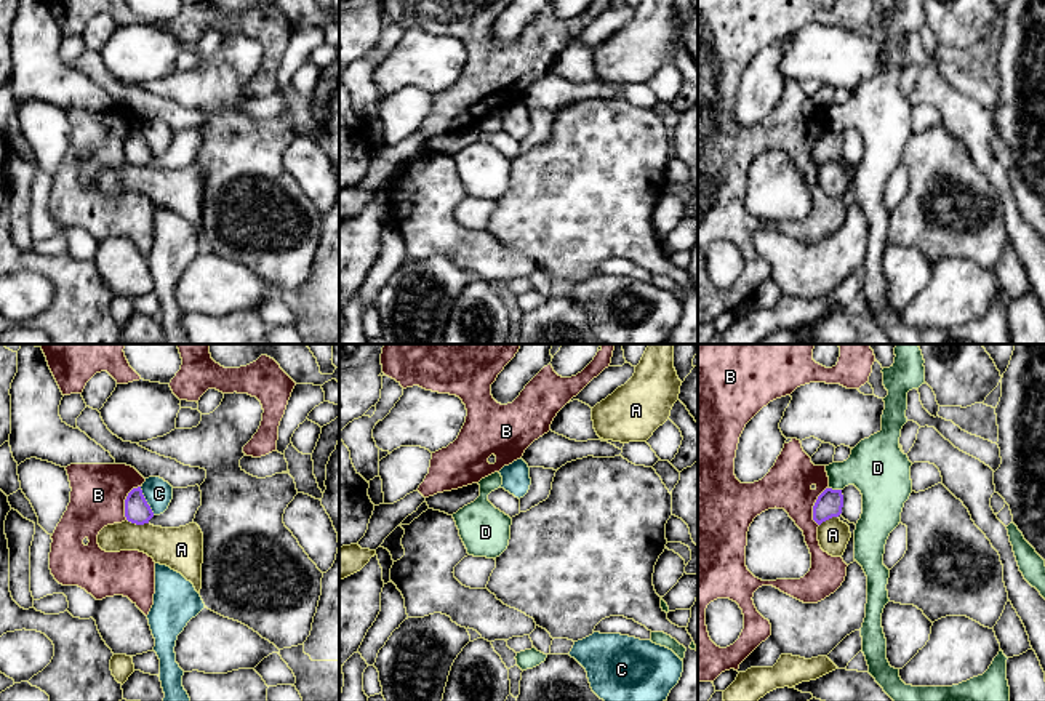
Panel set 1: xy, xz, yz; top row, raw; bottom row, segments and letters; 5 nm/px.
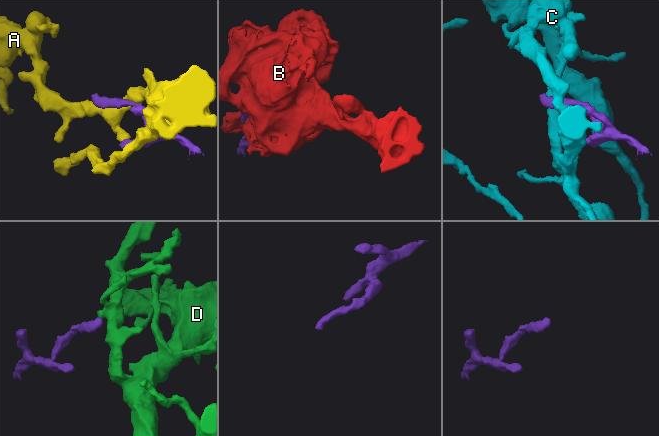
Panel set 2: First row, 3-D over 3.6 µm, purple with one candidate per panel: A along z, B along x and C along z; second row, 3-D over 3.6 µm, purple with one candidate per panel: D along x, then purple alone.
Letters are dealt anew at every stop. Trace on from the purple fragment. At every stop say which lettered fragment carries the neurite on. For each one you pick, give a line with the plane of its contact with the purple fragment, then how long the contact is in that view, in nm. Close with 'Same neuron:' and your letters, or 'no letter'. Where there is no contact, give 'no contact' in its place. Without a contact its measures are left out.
Same neuron: no letter

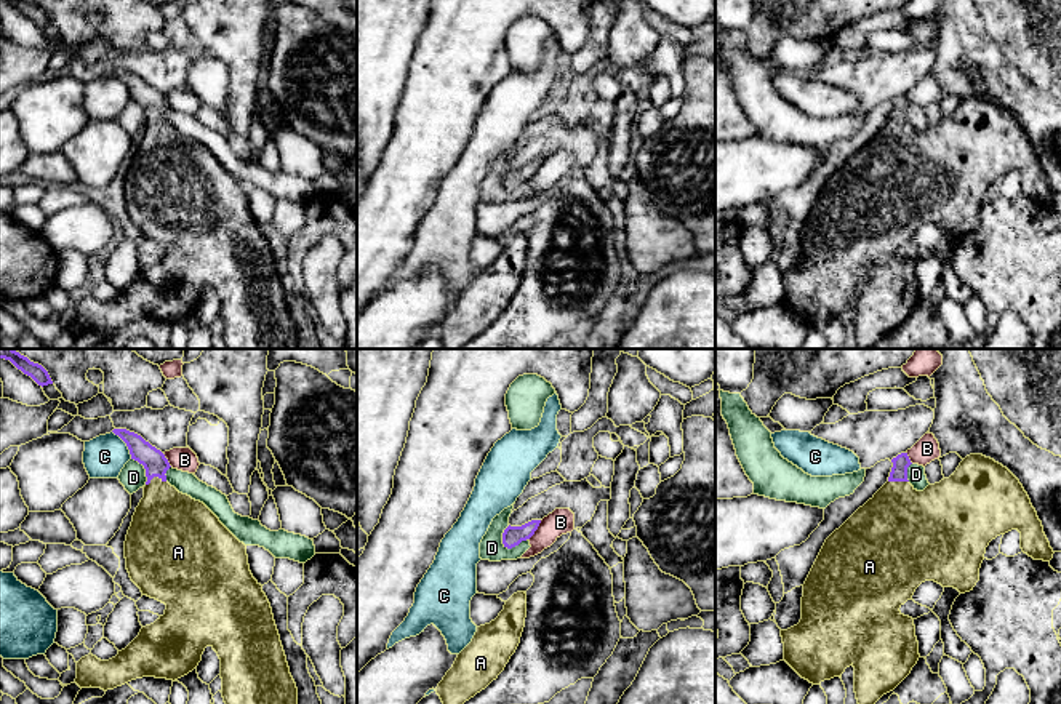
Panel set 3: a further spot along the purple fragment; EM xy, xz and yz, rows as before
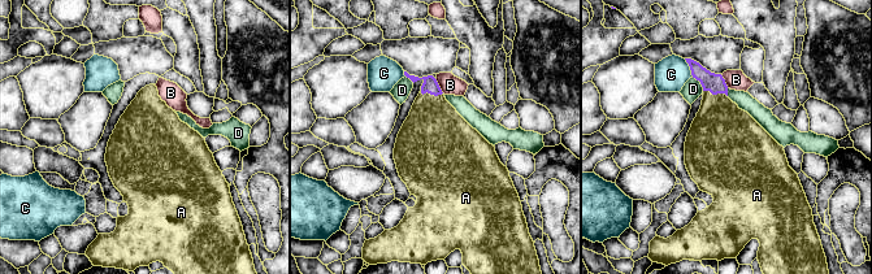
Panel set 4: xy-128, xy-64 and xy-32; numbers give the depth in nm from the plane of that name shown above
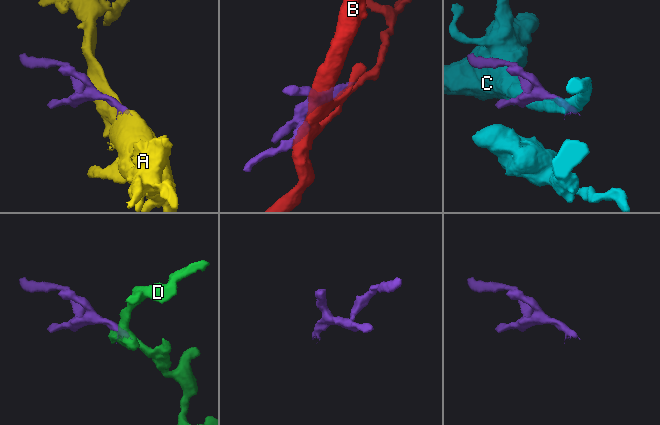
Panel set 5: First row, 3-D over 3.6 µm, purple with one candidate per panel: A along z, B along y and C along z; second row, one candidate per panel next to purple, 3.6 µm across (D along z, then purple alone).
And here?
A: xy | 110 nm
Same neuron: A

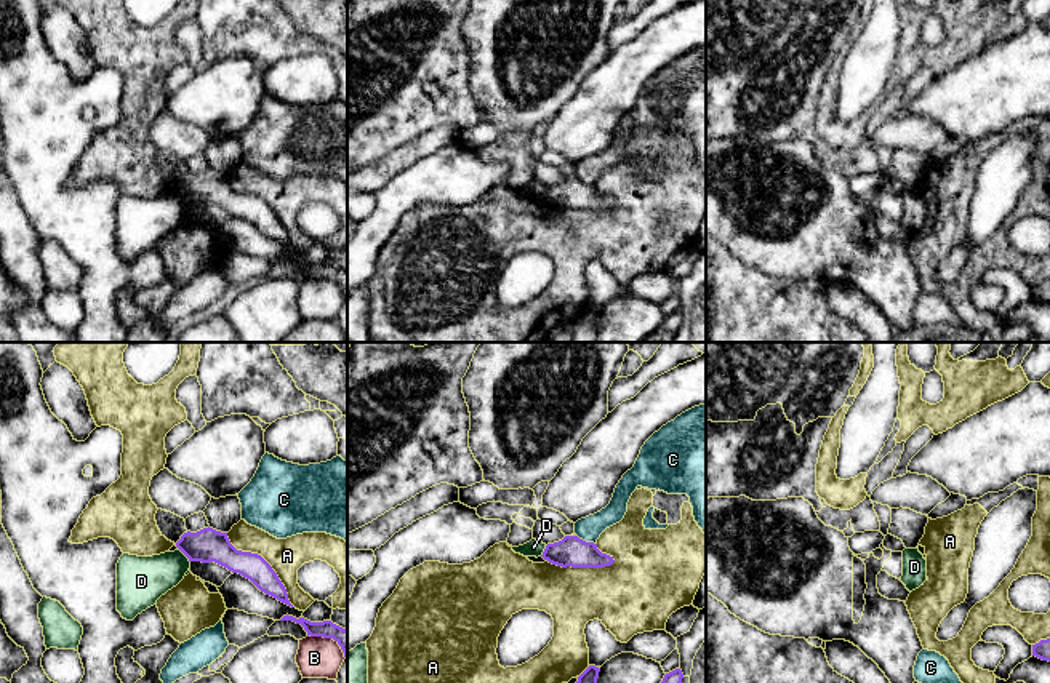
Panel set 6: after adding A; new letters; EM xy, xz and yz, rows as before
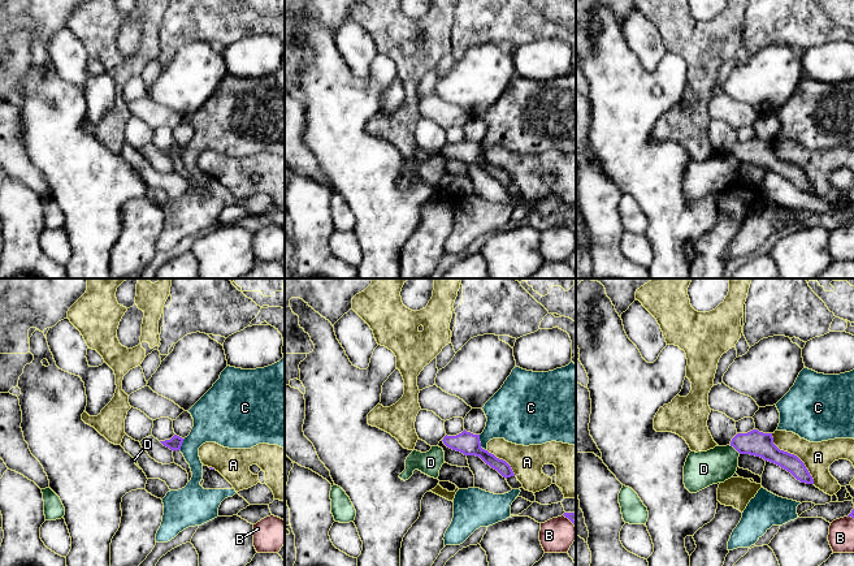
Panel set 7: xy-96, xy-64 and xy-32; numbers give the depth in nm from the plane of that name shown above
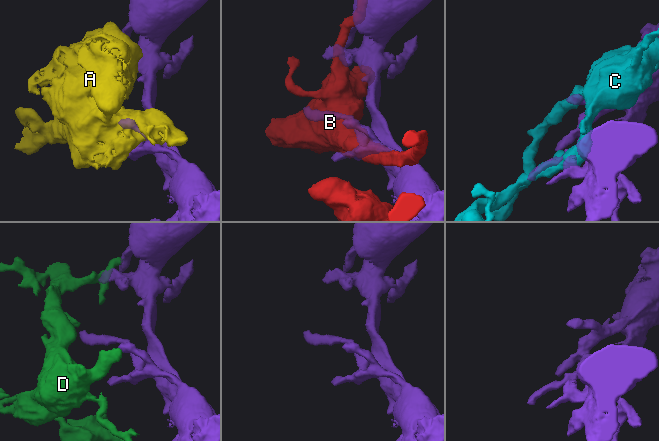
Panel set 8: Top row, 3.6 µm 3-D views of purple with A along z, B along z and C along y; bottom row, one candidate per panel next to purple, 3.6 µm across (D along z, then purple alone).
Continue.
Same neuron: no letter

